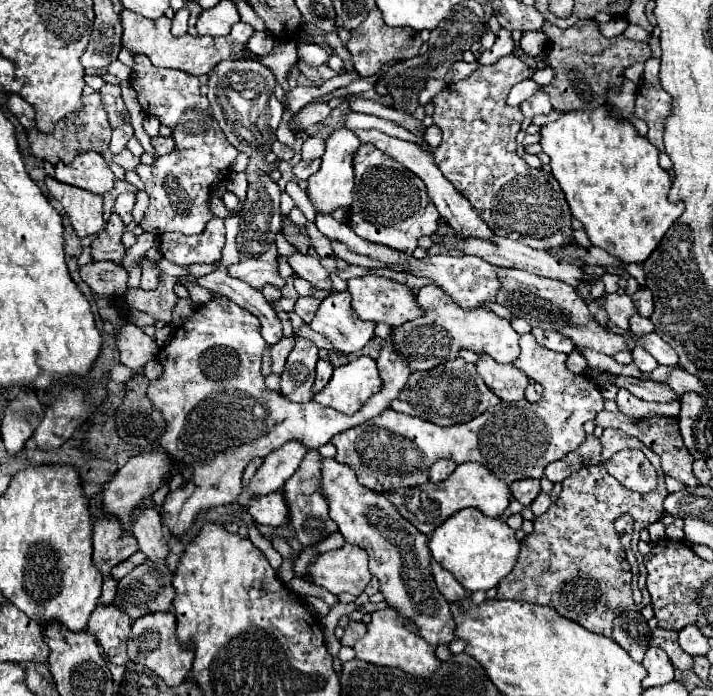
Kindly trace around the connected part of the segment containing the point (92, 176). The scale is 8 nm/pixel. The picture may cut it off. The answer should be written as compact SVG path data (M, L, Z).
M94 151L78 155L72 163L58 163L56 175L60 183L86 189L90 193L106 193L114 185L114 173L110 171L106 159Z

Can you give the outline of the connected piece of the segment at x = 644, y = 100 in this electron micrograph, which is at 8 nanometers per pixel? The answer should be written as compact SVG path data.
M650 57L644 65L646 71L644 71L644 81L638 89L636 115L648 123L648 141L654 147L658 147L660 167L670 171L672 161L666 155L663 143L664 119L670 115L670 95L666 95L666 91L660 87L658 81L660 59Z

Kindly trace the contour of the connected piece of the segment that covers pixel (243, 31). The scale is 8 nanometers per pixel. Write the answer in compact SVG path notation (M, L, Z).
M236 23L234 27L232 27L232 31L230 31L230 37L234 39L234 41L240 41L240 43L246 43L250 37L254 35L254 29L252 29L252 25L248 25L248 23Z

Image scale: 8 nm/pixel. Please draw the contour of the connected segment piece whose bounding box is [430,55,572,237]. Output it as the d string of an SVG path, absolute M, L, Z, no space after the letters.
M514 55L500 57L492 65L478 69L464 81L446 85L430 101L434 103L434 125L442 129L442 143L432 151L444 177L472 203L480 217L504 237L546 237L538 235L538 227L554 225L554 237L572 235L572 213L564 193L552 175L532 169L516 155L516 135L524 115L506 103L508 91L528 79L532 71Z

